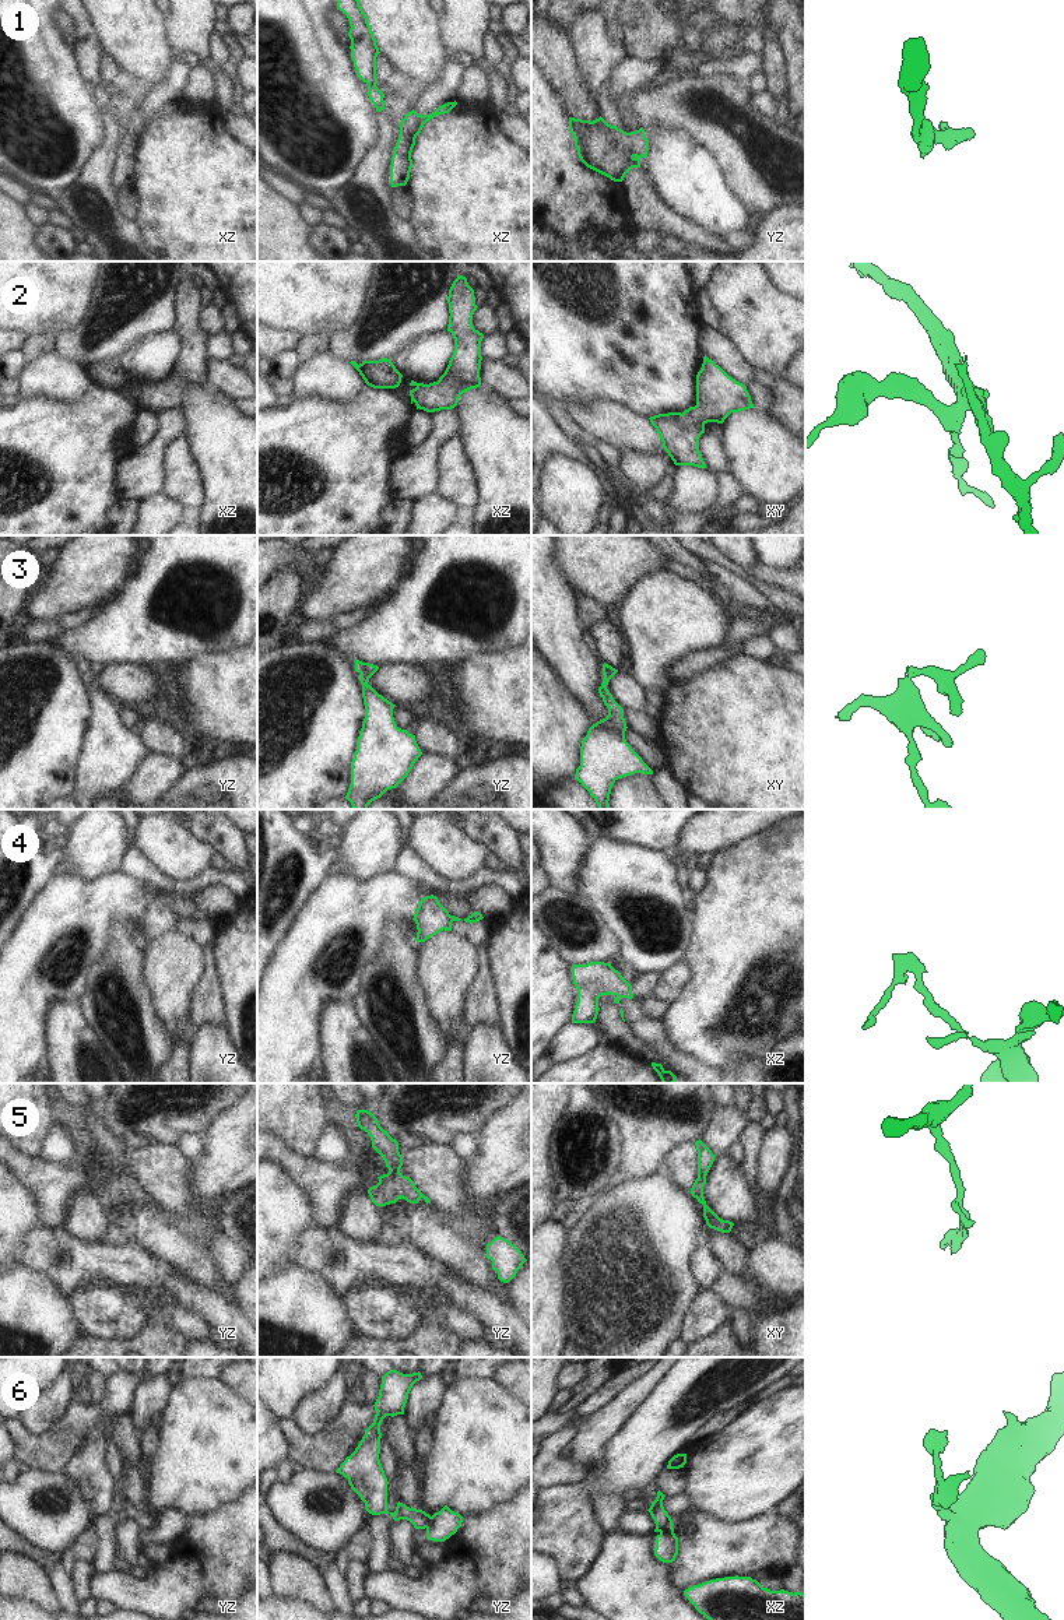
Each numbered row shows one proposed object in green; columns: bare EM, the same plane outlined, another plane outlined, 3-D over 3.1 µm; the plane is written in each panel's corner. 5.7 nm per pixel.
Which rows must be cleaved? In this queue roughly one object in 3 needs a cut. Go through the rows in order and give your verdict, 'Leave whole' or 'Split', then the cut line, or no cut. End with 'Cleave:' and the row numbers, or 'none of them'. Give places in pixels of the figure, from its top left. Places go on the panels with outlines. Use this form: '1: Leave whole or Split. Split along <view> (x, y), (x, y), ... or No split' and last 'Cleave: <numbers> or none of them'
1: Leave whole. No split
2: Leave whole. No split
3: Leave whole. No split
4: Leave whole. No split
5: Leave whole. No split
6: Split. Split along xz (671, 1525), (660, 1532)
Cleave: 6

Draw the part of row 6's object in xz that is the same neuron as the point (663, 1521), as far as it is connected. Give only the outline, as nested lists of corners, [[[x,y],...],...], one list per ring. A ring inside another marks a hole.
[[[659,1490],[656,1500],[652,1503],[650,1508],[647,1510],[656,1524],[654,1532],[663,1532],[664,1529],[673,1526],[673,1519],[663,1507],[664,1497],[666,1496]]]

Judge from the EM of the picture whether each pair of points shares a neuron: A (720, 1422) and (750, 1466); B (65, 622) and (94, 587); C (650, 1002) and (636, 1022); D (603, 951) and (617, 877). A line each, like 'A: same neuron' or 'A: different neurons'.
A: different neurons
B: different neurons
C: different neurons
D: different neurons

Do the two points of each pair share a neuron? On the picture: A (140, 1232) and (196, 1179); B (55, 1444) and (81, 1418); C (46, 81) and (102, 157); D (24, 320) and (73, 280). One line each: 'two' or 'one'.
A: one
B: one
C: two
D: one

